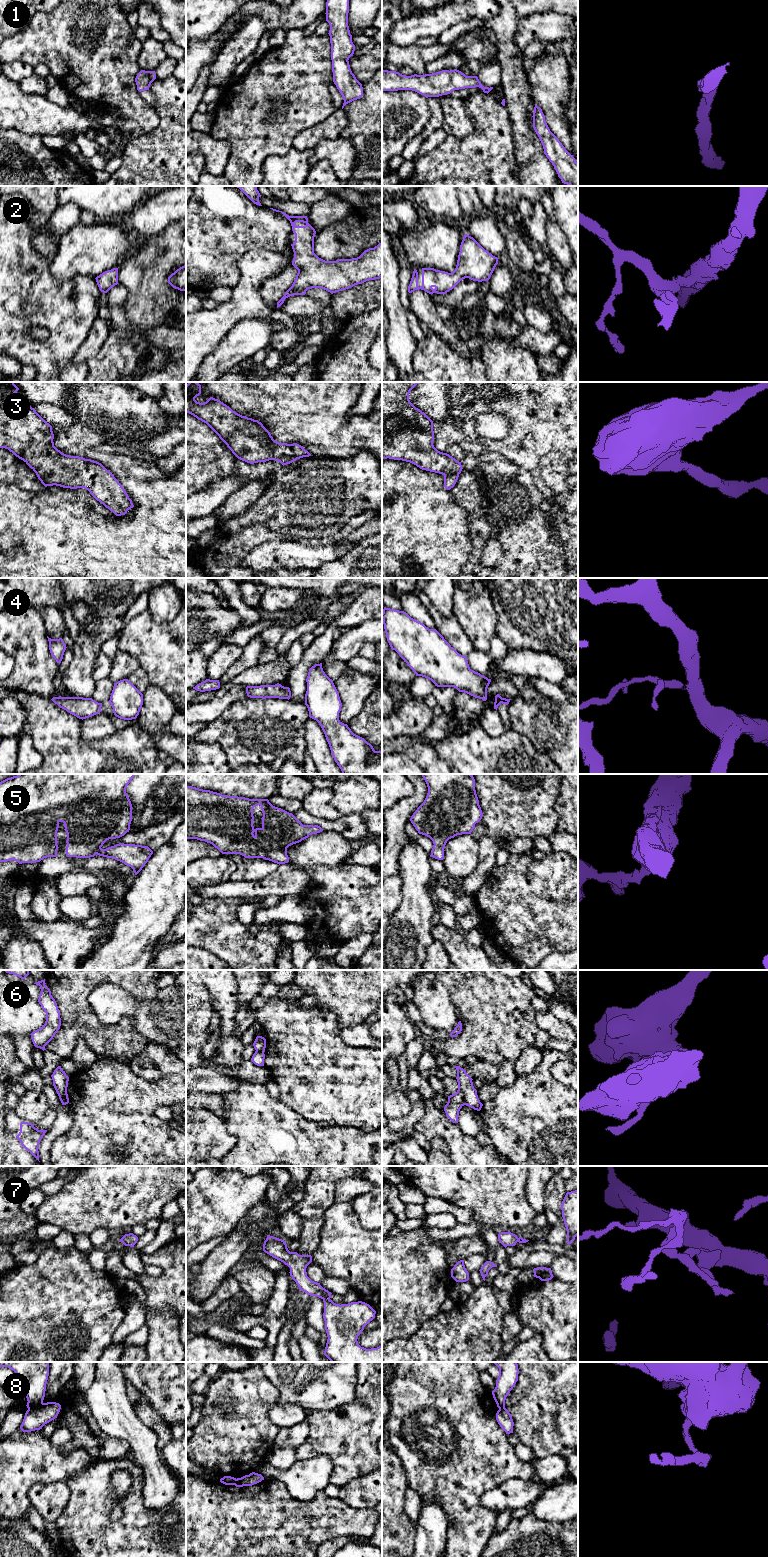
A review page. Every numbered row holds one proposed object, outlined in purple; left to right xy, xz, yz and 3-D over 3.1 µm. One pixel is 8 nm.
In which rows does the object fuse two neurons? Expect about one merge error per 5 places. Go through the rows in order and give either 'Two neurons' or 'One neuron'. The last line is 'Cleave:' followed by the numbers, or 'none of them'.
1: One neuron
2: One neuron
3: One neuron
4: Two neurons
5: One neuron
6: Two neurons
7: One neuron
8: Two neurons
Cleave: 4, 6, 8

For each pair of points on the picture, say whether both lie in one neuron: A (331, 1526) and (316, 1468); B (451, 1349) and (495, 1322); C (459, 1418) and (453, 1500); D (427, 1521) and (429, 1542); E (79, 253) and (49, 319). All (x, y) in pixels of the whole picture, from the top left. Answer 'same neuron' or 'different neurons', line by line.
A: different neurons
B: same neuron
C: same neuron
D: same neuron
E: different neurons

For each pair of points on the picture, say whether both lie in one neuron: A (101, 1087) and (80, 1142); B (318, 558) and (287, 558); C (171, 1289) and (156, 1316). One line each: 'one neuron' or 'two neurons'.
A: one neuron
B: one neuron
C: two neurons

